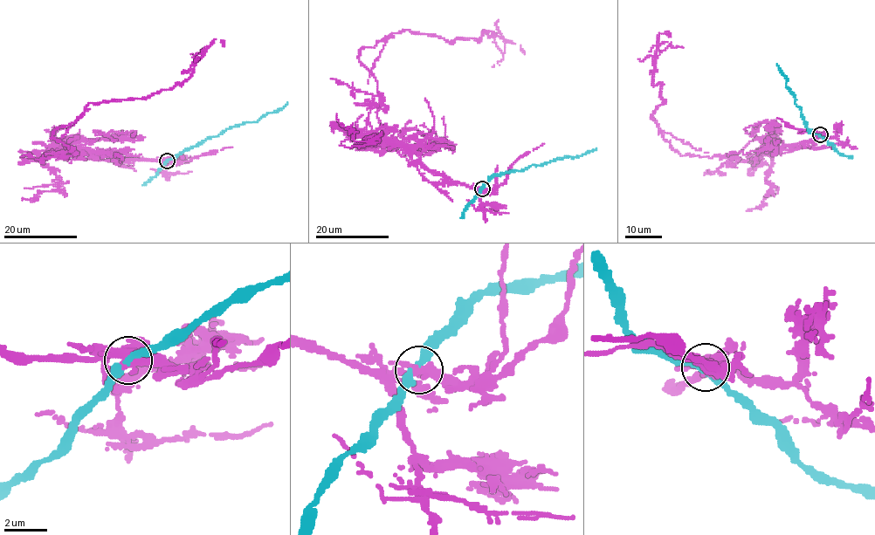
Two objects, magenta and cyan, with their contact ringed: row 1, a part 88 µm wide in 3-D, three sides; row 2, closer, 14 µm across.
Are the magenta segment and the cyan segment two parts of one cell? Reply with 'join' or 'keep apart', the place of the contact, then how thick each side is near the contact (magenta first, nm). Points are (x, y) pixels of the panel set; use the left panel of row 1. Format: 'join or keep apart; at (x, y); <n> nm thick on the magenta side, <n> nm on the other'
keep apart; at (167, 161); 480 nm thick on the magenta side, 280 nm on the other

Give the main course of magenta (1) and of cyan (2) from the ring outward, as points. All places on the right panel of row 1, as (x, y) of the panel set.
1: (820, 134), (680, 156), (651, 115), (664, 100), (653, 81), (658, 44), (684, 48)
2: (820, 134), (810, 133), (806, 126), (802, 110), (795, 103), (786, 78), (777, 64)

